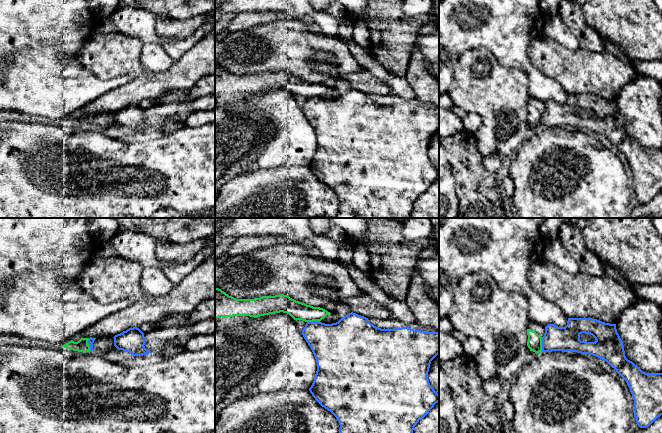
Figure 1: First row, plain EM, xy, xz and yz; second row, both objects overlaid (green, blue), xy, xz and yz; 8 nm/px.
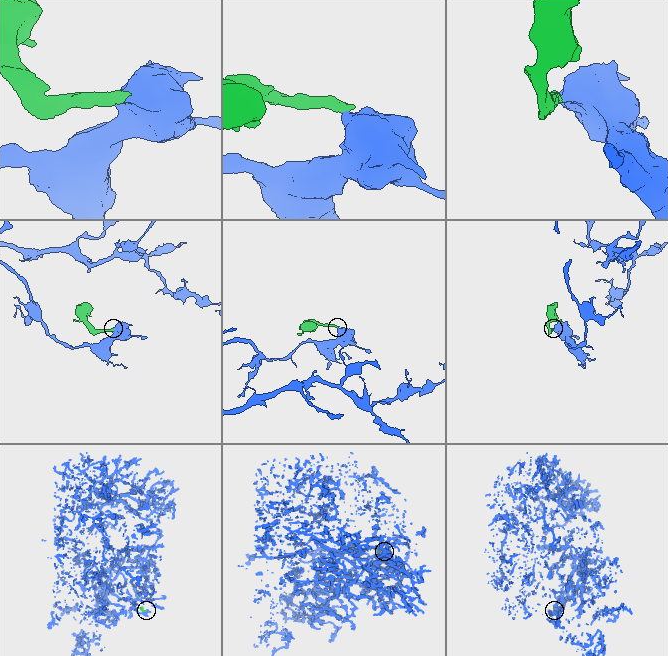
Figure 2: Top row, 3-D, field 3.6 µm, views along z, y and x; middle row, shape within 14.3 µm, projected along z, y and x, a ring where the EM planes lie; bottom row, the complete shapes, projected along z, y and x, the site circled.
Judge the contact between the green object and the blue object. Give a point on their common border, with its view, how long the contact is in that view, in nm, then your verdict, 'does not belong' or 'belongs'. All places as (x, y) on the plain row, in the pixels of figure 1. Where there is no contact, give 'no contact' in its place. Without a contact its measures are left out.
contact yz (541, 120); length 110 nm; does not belong

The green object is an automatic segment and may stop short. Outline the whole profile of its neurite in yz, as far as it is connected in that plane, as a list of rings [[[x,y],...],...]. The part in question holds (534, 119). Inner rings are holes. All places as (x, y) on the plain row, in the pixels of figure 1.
[[[529,97],[527,111],[528,118],[527,122],[530,127],[535,128],[536,130],[542,128],[542,113],[545,109],[545,103],[537,100],[535,98]]]

